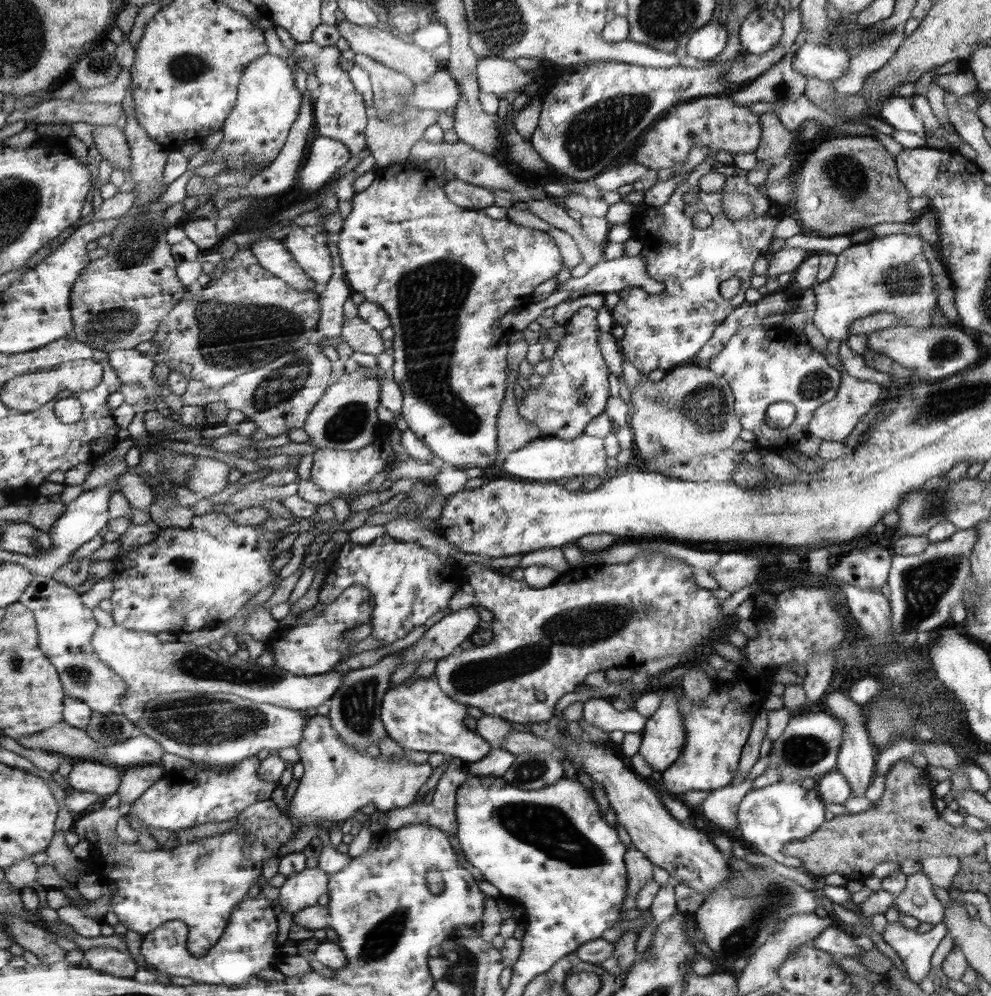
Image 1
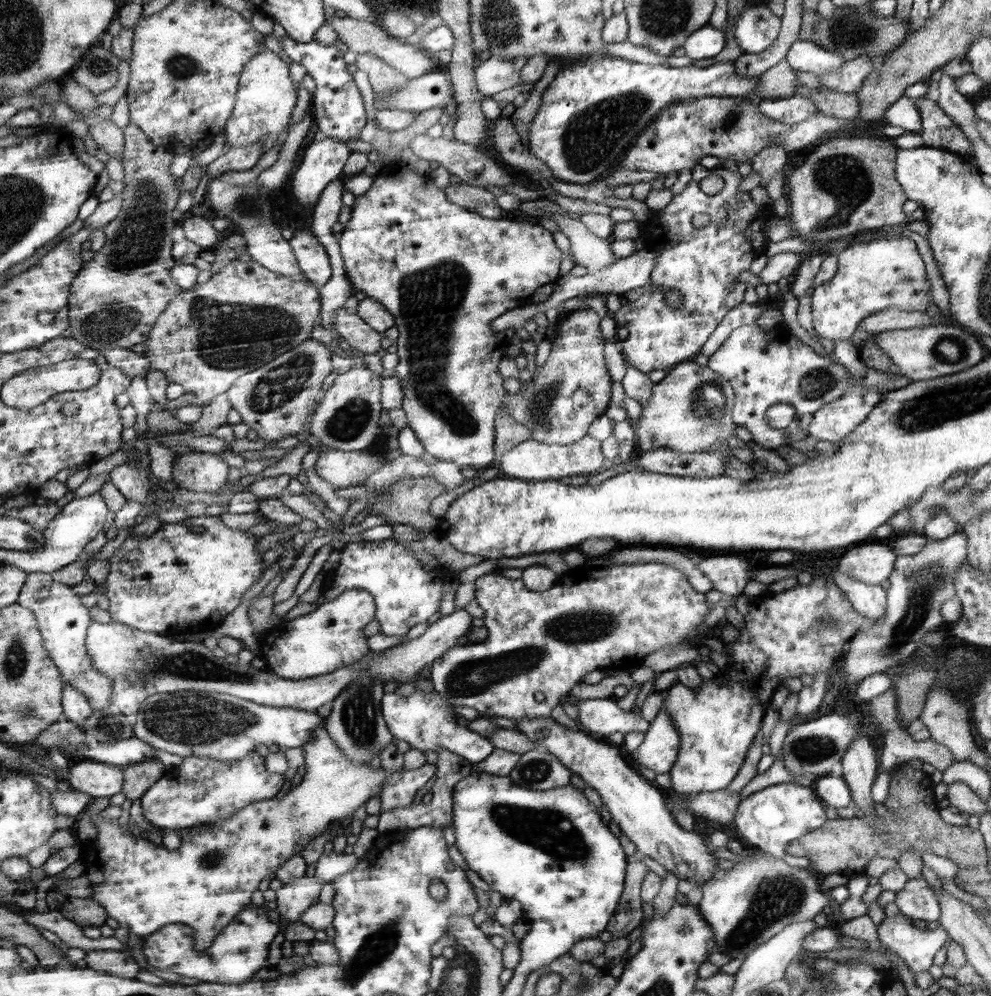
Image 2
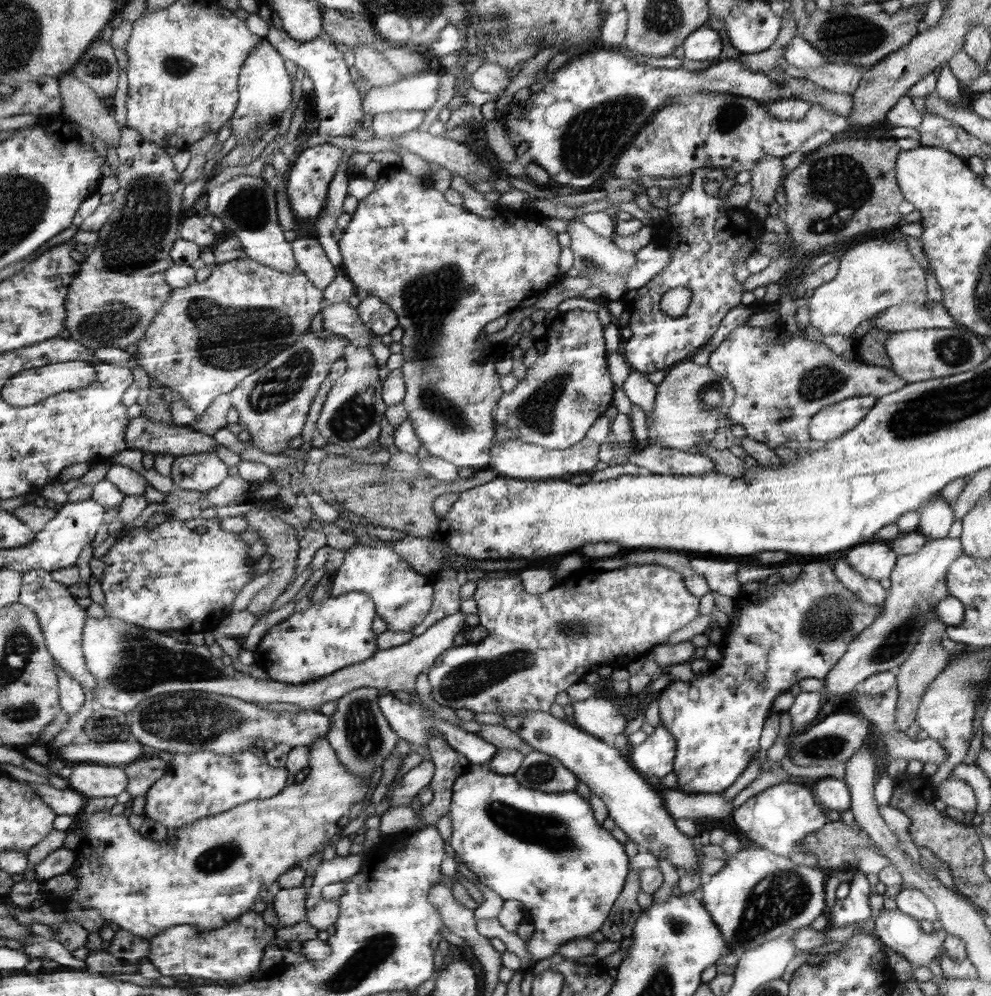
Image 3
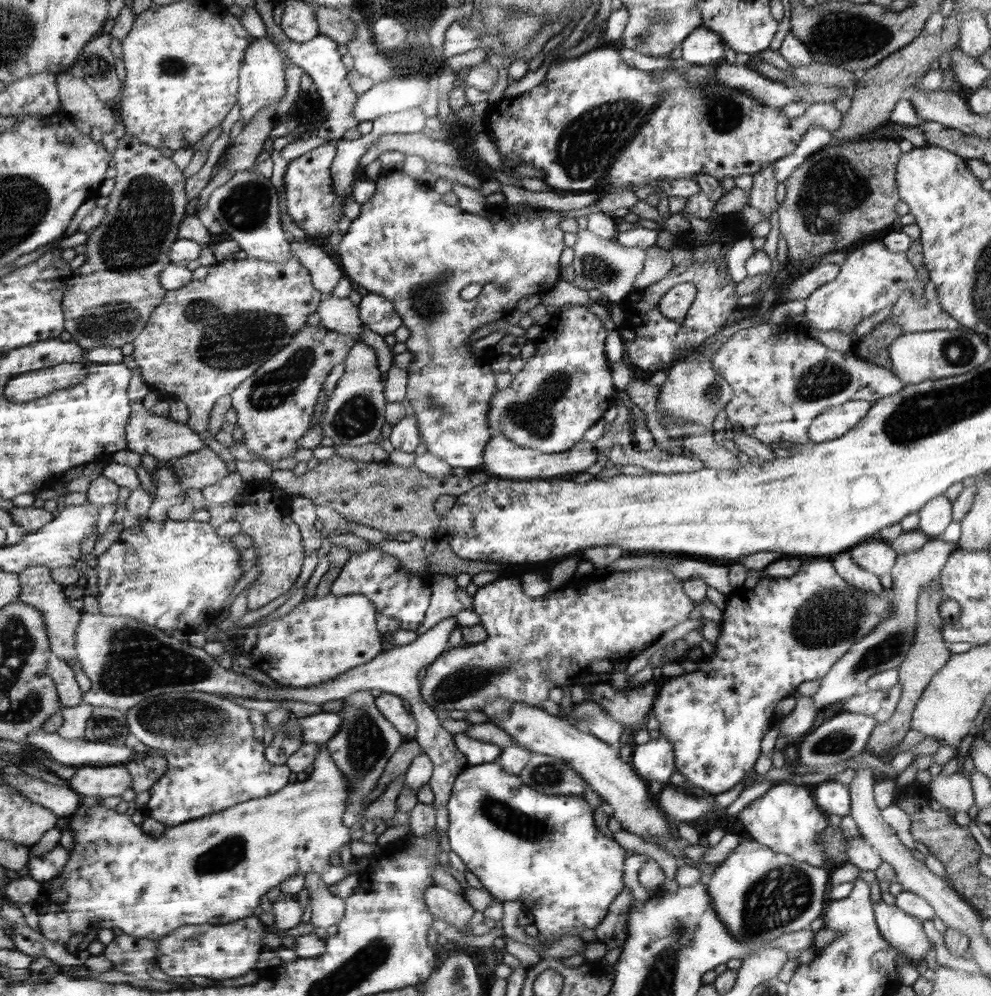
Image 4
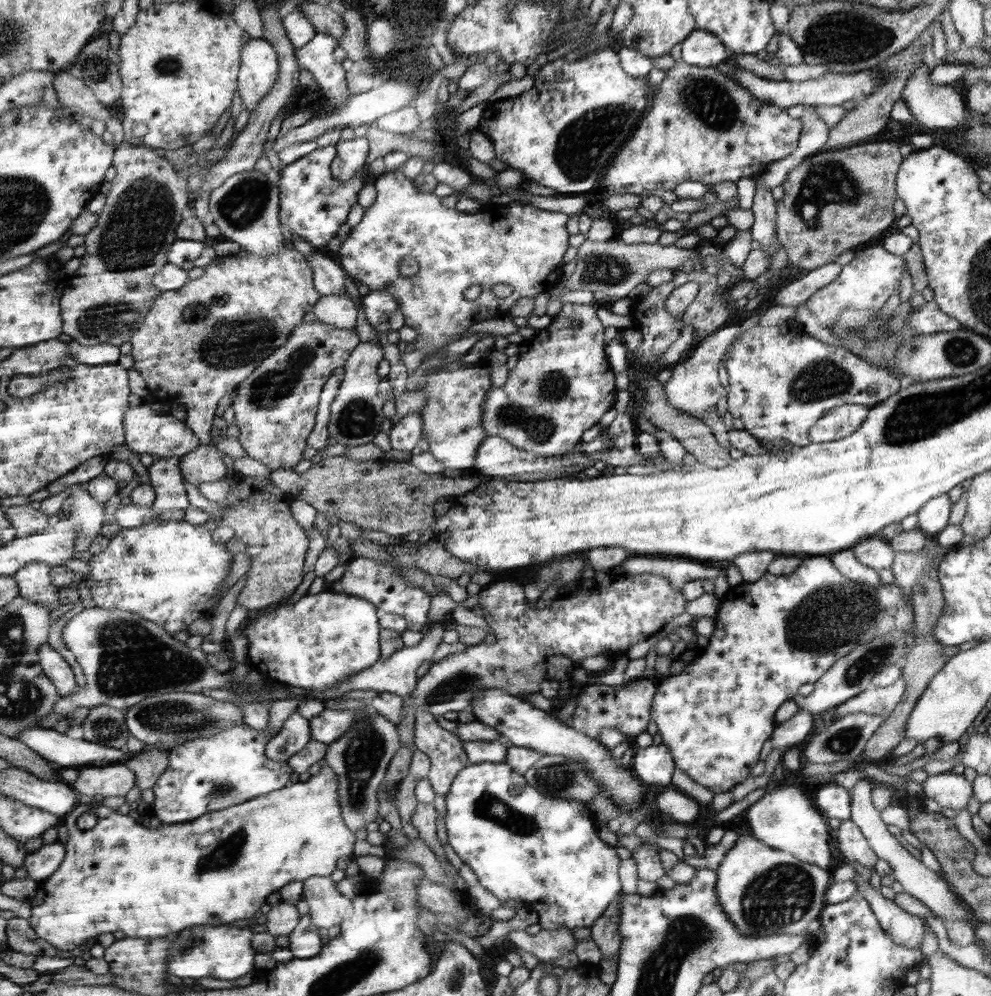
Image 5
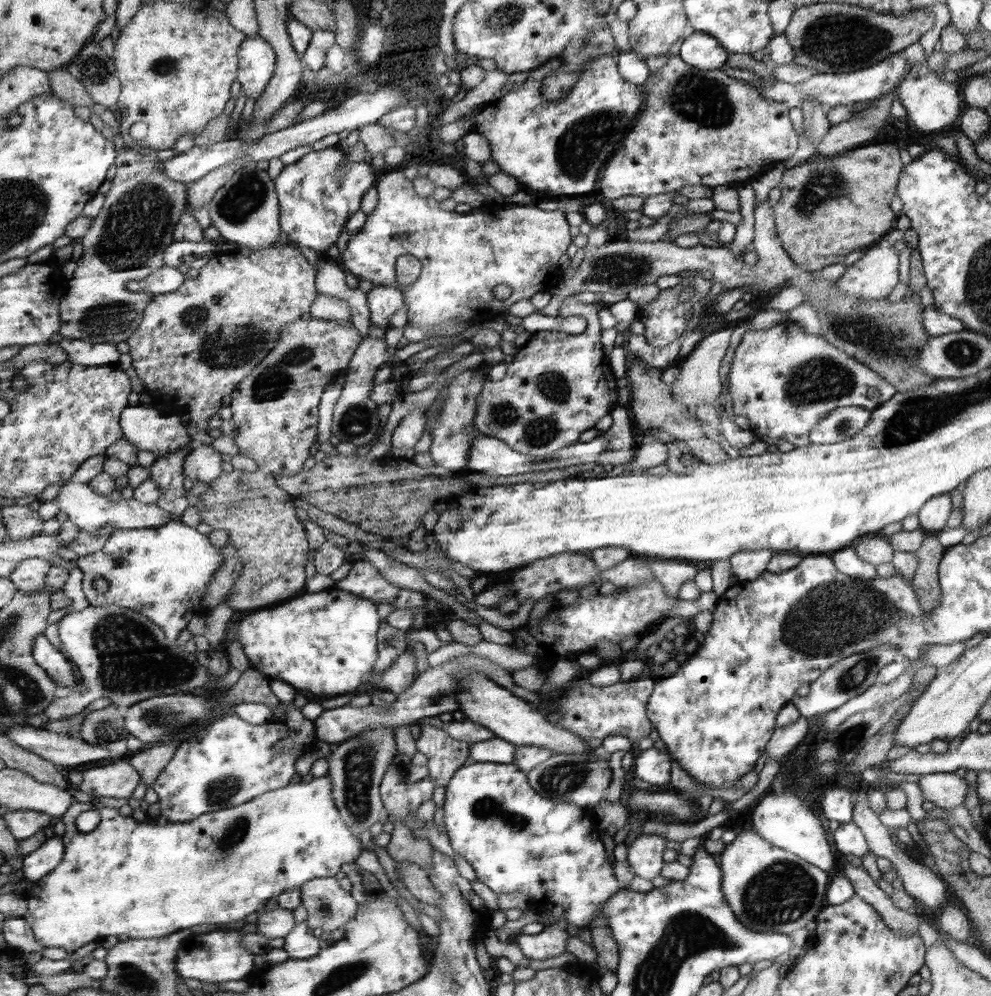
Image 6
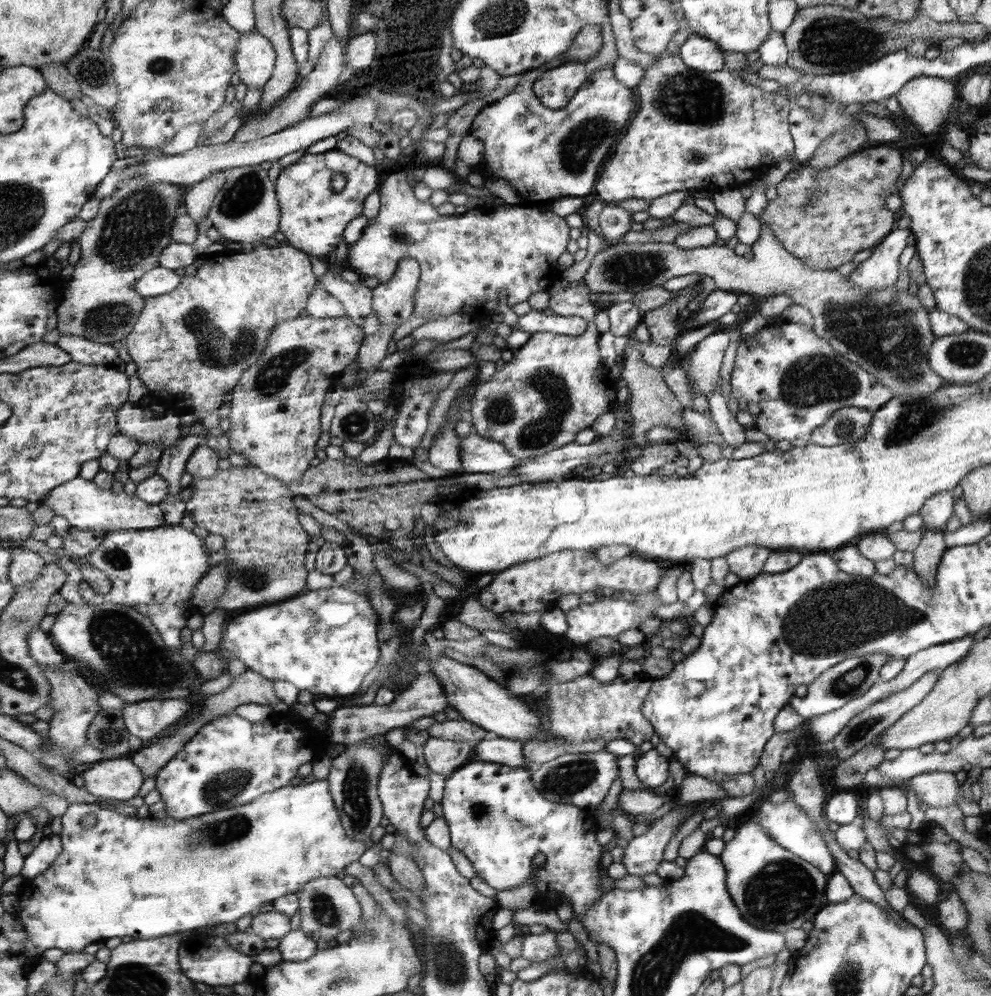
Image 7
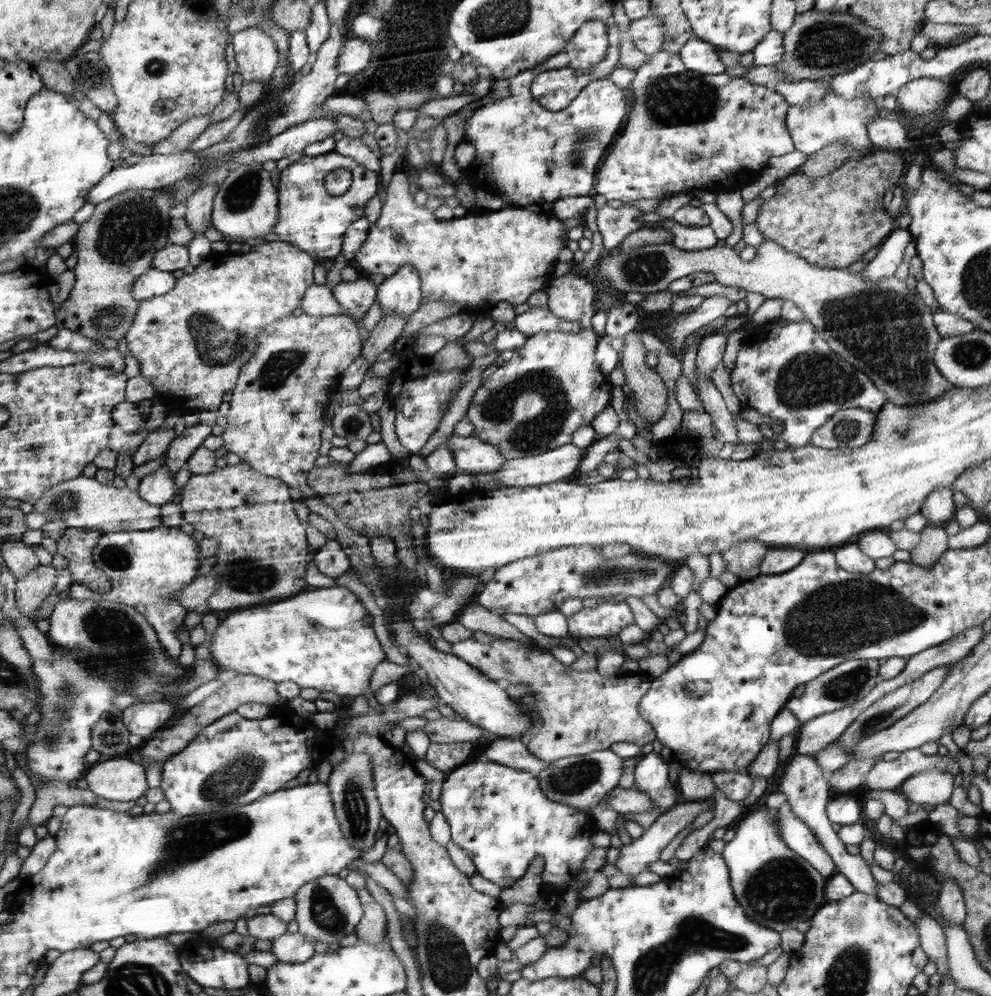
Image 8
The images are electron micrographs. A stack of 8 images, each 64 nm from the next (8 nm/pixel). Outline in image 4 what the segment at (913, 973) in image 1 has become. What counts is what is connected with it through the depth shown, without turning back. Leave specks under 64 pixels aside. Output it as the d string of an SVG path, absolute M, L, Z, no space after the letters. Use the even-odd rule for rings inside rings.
M883 899L873 904L877 924L885 938L894 948L904 952L913 964L925 959L933 943L924 933L922 921L906 914L896 905L886 904Z

